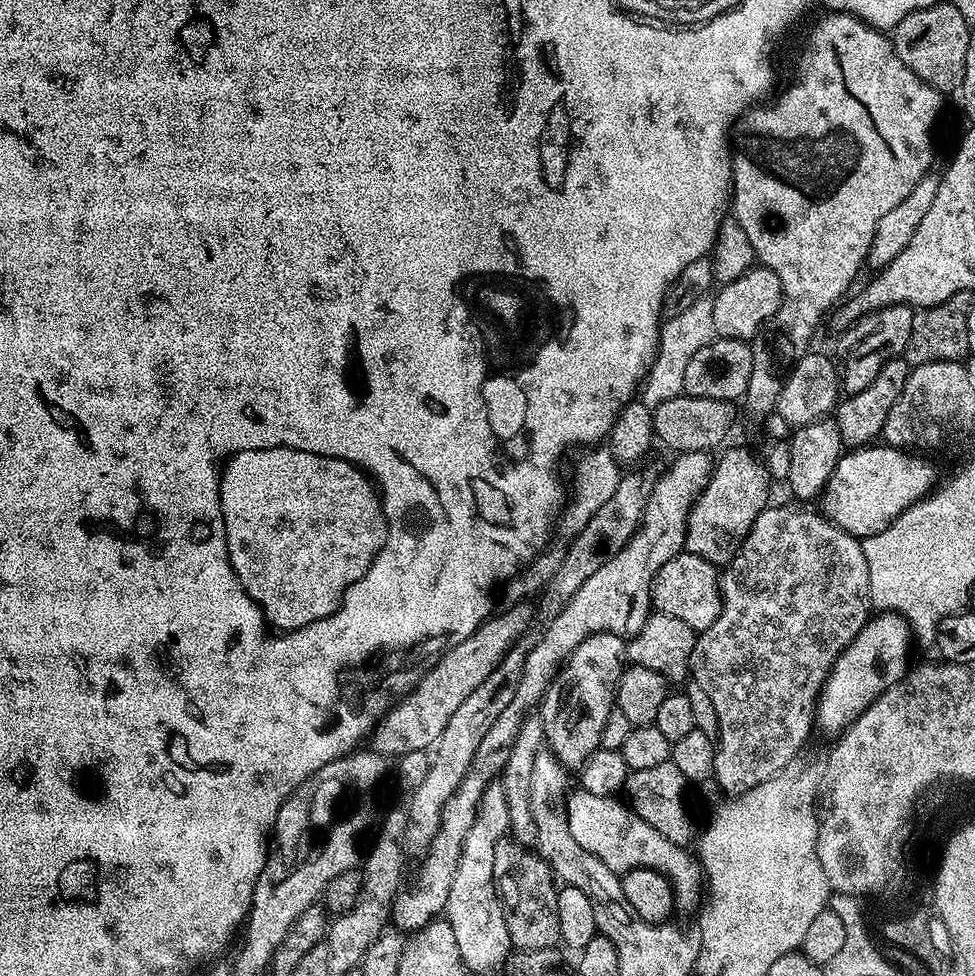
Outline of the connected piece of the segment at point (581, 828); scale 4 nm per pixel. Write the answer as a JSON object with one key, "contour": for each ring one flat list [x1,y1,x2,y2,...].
{"contour":[[569,791,568,822,570,834,574,834,578,846,594,854,594,858,606,862,606,866,617,874,623,874,629,868,652,868,662,873,672,886,675,907,695,909,702,900,702,873,693,853,658,834,654,826,642,822,642,818,638,818,623,799,618,799,615,795]]}

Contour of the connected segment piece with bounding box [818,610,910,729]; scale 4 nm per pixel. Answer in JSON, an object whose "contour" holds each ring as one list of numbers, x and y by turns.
{"contour":[[887,610,881,611,880,616,868,620,860,628,860,633,849,642,839,655,822,684,822,691,818,697,818,720,830,727,839,729,847,725,850,720,848,712,855,713,861,707,862,700,859,700,852,691,856,688,856,679,860,672,868,672,880,659,896,660,908,648,908,636,910,629,907,621,903,620,896,612]]}

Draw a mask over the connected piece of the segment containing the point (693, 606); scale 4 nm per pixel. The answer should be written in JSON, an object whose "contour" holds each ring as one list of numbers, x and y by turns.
{"contour":[[687,550,679,551,656,571,650,600,657,611,680,618,693,631,704,631,714,621,720,608,719,577,715,563]]}

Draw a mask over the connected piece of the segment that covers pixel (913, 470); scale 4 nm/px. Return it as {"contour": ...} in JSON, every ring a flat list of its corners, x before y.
{"contour":[[883,442,856,446,848,451,832,465,818,503,823,515,851,536,862,538,869,530,879,529,929,491,928,464,920,457,923,455]]}

